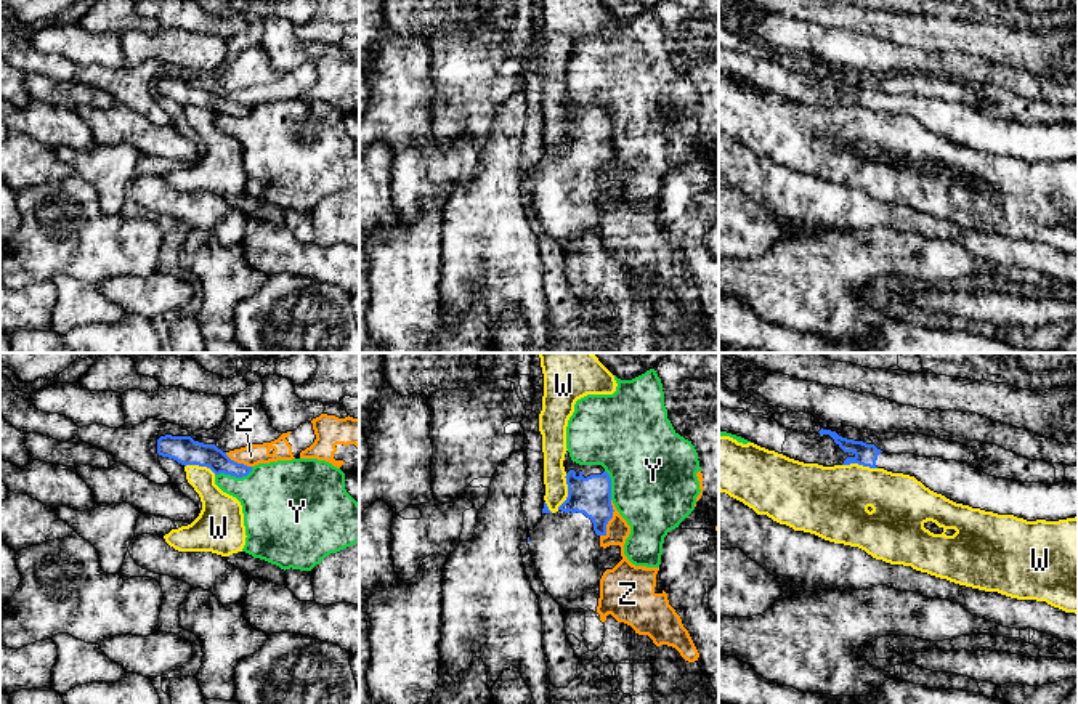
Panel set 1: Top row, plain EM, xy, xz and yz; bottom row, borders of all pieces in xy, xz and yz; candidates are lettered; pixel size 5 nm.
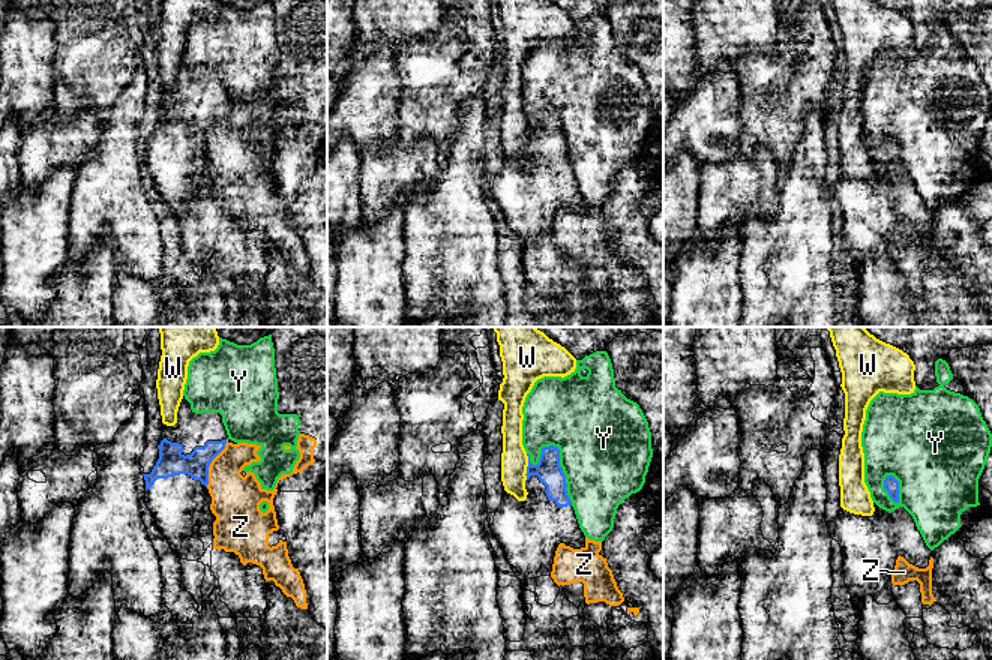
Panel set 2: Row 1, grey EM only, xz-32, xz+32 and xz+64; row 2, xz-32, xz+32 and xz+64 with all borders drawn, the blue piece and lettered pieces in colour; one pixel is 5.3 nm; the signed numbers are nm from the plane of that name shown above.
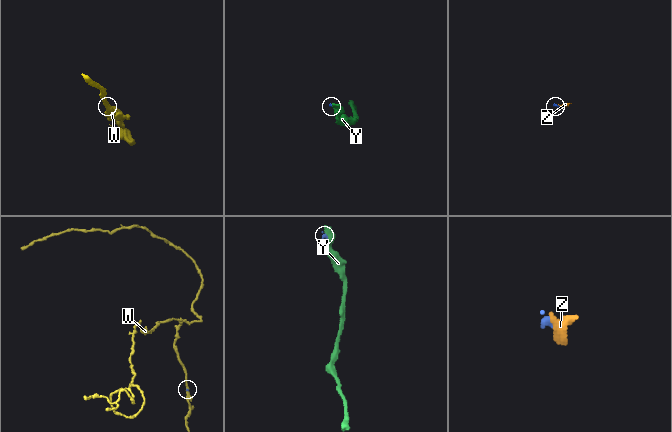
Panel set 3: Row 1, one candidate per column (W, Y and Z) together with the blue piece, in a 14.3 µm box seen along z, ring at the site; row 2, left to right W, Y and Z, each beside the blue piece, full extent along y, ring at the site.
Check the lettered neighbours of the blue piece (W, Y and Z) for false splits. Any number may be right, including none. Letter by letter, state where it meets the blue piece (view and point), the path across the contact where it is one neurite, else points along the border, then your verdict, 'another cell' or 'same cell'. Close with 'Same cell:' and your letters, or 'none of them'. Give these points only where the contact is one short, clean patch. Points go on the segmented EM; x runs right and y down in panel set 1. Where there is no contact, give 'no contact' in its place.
W: contact xz (568, 491); border xz (567, 473), (567, 497), (557, 509); another cell
Y: contact xy (235, 475); another cell
Z: contact xz (610, 518); another cell
Same cell: none of them

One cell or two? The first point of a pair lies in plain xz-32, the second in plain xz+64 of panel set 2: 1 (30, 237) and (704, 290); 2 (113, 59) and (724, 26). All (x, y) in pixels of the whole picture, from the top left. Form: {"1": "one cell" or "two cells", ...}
{"1": "one cell", "2": "two cells"}

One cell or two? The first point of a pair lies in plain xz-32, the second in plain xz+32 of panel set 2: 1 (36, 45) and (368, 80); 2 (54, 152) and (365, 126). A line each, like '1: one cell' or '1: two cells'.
1: one cell
2: two cells

